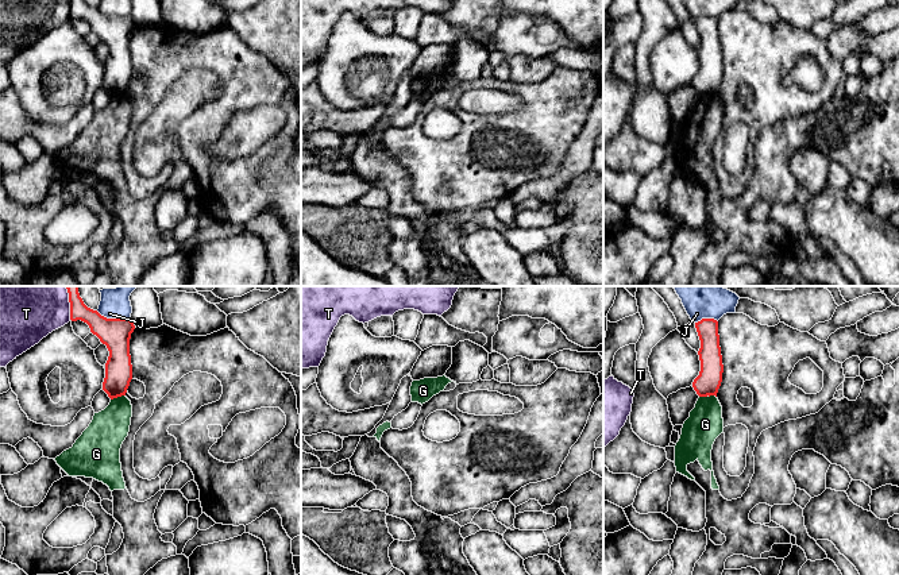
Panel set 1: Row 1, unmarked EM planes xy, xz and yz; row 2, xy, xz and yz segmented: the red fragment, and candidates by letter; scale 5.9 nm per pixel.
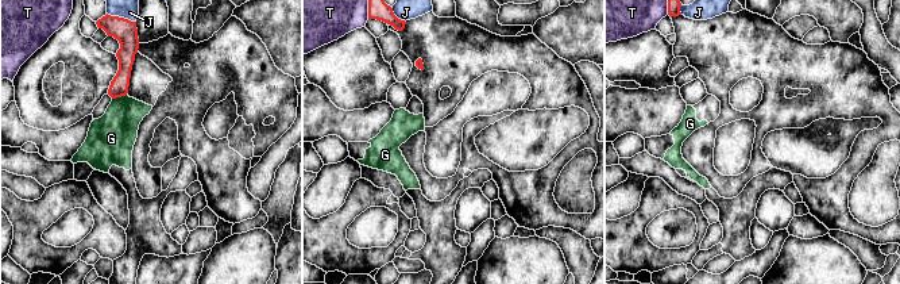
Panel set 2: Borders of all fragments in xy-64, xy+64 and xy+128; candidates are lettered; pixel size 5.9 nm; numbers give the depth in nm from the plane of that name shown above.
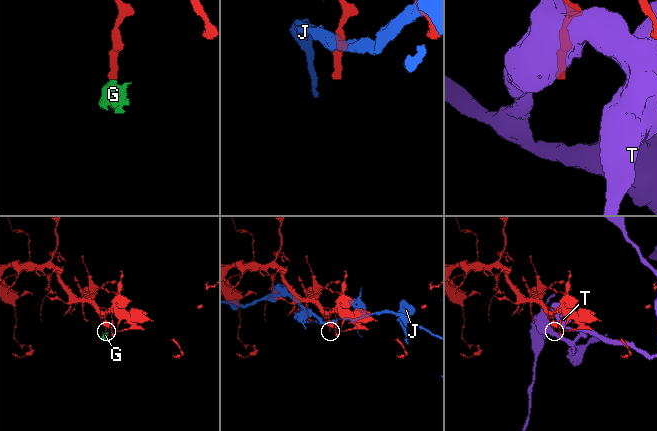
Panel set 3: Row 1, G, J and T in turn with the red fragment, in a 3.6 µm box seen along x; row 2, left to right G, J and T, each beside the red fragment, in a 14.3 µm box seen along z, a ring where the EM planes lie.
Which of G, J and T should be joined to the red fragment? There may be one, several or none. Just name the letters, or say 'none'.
none

